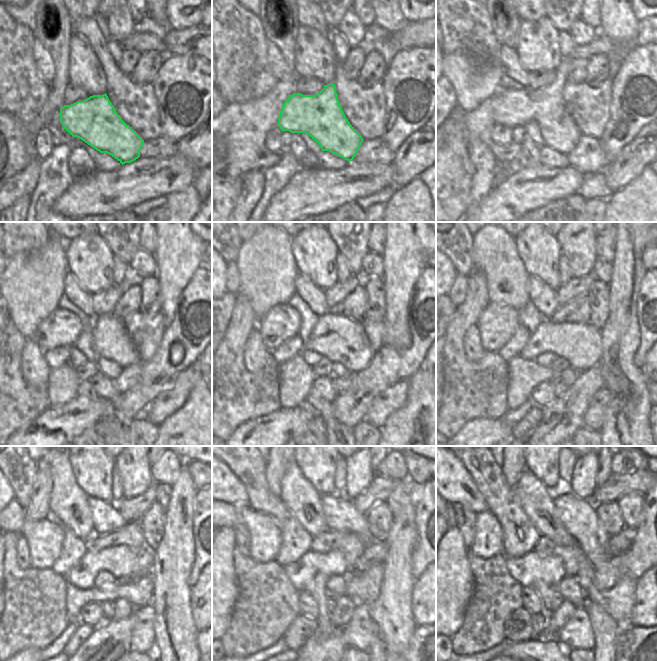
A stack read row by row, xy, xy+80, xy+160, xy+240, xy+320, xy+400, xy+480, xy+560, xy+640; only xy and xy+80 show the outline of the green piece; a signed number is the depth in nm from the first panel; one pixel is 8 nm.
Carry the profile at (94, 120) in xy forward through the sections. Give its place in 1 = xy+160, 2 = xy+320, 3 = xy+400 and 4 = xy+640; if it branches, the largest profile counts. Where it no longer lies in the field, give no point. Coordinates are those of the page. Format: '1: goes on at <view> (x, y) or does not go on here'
1: goes on at xy+160 (510, 107)
2: goes on at xy+320 (282, 322)
3: goes on at xy+400 (497, 323)
4: goes on at xy+640 (488, 539)

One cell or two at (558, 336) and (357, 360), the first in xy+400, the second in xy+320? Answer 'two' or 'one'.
one

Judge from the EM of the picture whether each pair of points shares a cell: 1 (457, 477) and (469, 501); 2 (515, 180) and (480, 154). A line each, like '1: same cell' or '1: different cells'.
1: same cell
2: different cells

